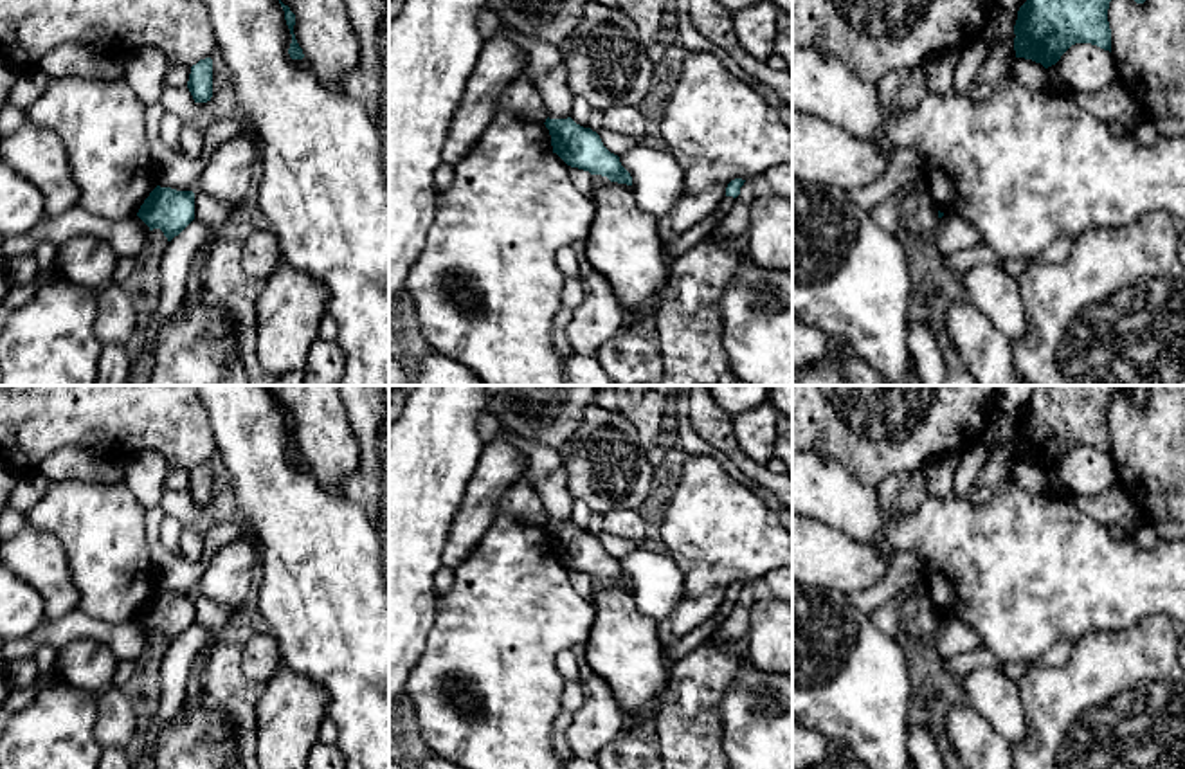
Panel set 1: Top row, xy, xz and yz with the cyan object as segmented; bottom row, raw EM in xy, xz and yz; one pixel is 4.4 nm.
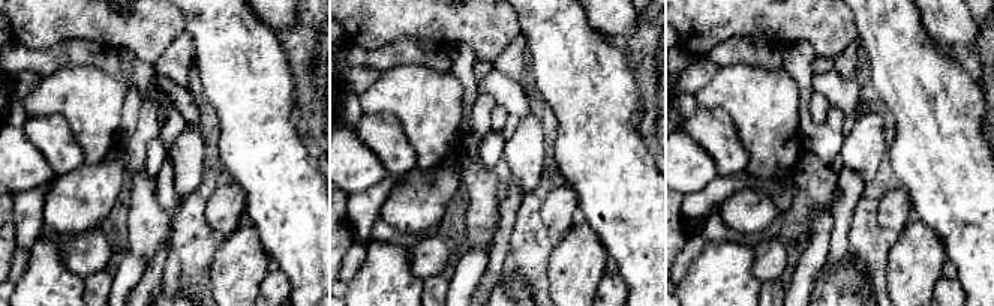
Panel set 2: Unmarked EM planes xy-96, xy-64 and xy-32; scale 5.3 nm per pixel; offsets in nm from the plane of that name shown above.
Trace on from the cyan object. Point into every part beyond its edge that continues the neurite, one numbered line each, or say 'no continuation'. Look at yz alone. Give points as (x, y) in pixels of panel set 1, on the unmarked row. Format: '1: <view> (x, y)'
no continuation

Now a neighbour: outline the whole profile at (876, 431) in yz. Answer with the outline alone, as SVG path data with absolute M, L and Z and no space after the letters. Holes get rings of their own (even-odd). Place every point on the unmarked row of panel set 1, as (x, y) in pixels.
M792 385L792 452L818 450L877 488L888 475L915 472L933 457L980 441L1000 385Z

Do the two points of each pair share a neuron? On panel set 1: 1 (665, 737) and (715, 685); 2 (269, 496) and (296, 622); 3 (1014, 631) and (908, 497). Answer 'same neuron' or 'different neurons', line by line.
1: same neuron
2: same neuron
3: different neurons

